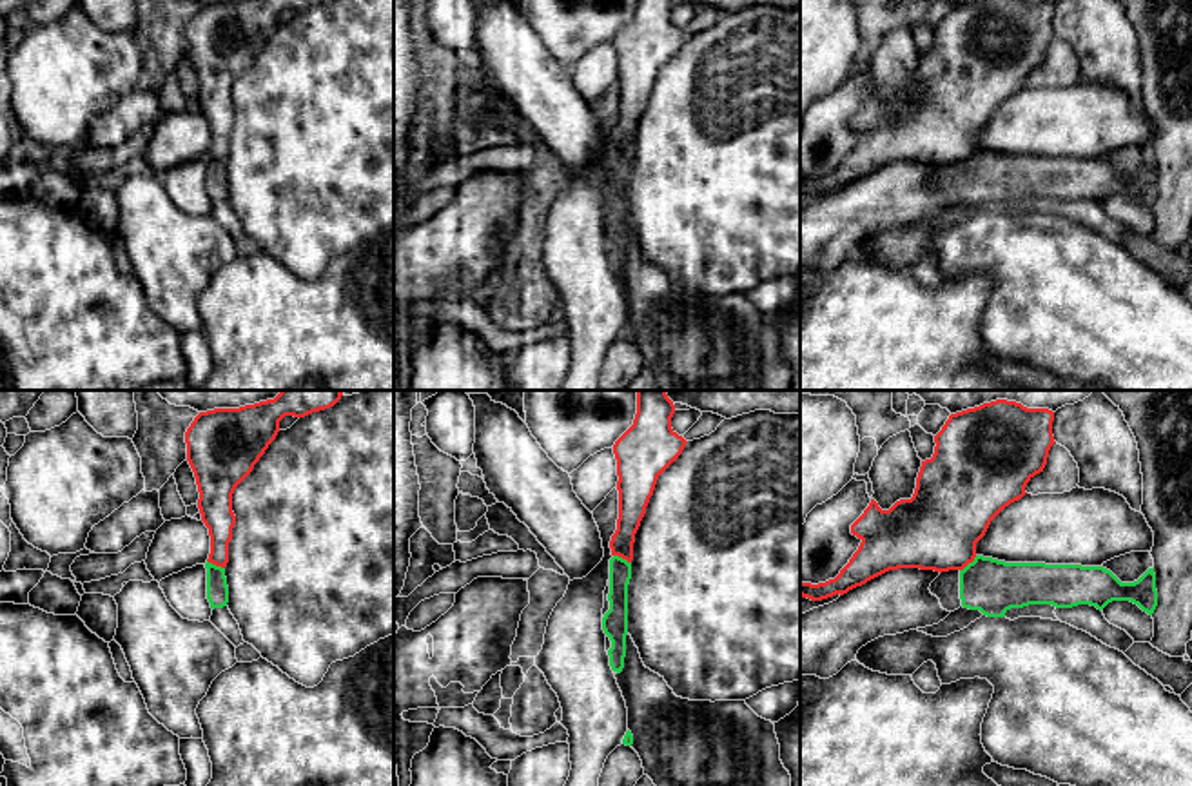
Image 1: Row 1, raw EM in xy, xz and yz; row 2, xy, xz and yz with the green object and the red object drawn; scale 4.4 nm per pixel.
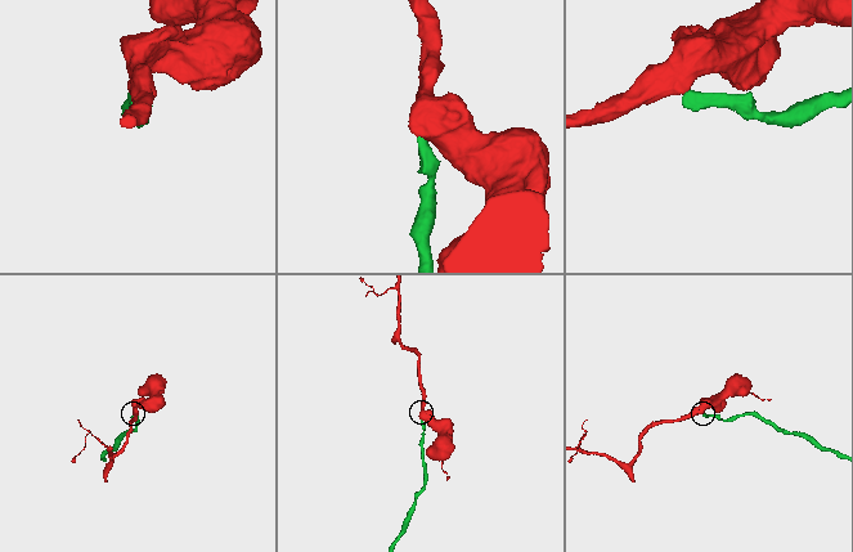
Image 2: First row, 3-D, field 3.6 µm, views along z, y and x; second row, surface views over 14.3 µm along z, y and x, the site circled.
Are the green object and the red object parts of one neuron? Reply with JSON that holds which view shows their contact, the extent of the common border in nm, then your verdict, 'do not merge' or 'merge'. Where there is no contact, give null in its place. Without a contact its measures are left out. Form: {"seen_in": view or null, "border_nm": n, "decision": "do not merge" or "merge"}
{"seen_in": "yz", "border_nm": 100, "decision": "do not merge"}

